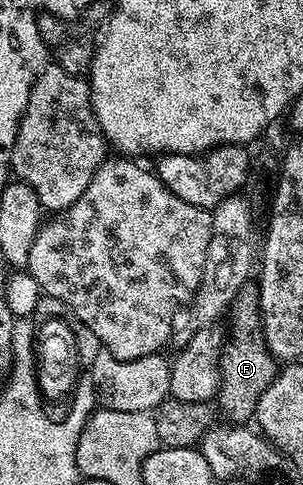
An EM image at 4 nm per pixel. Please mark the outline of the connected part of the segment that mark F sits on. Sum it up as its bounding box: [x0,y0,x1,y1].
[216,288,280,424]

